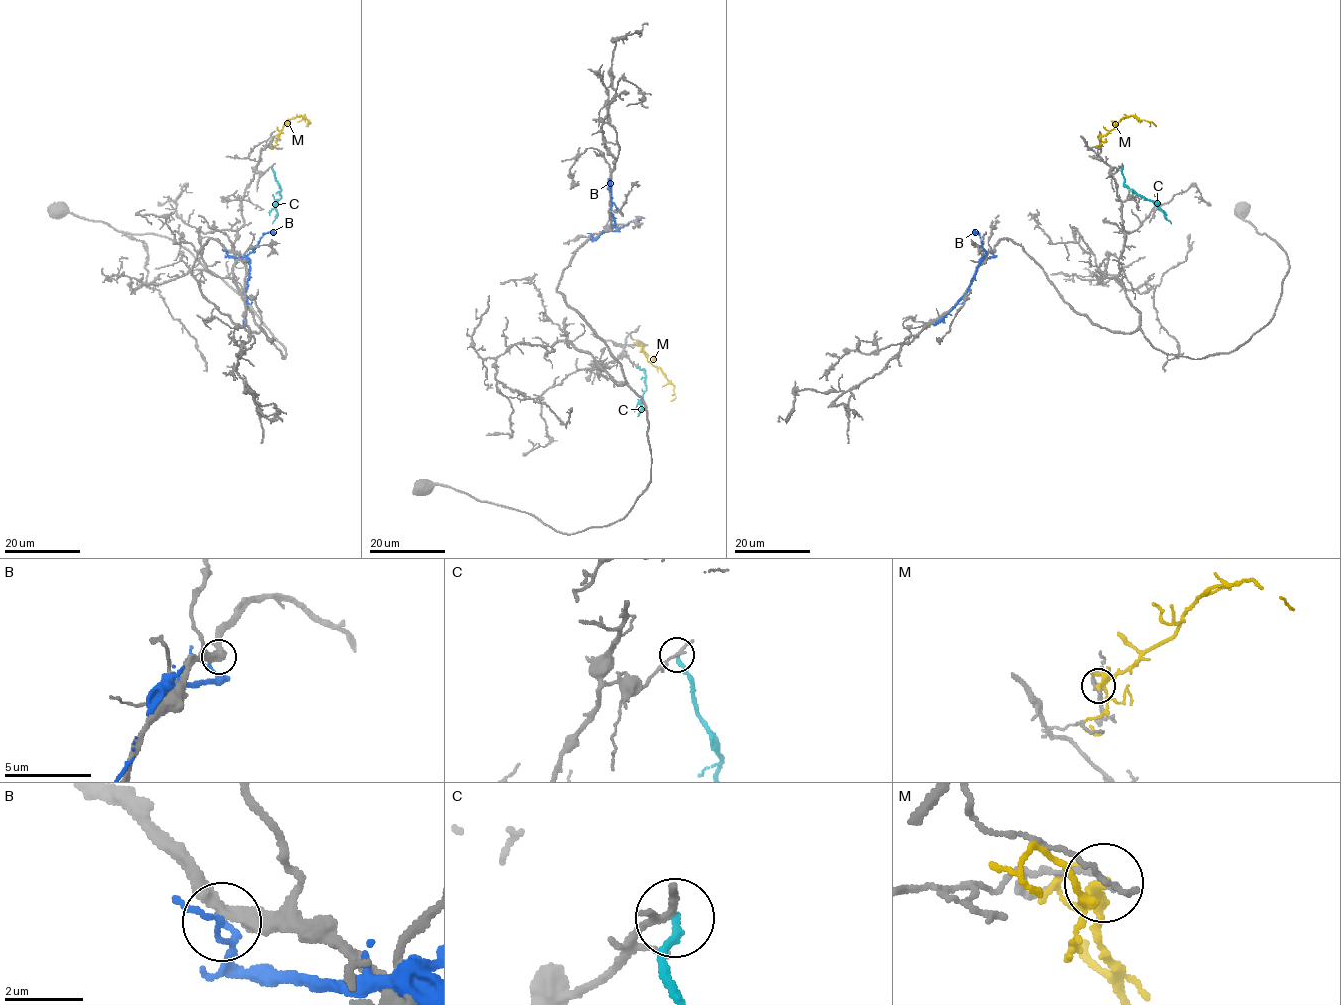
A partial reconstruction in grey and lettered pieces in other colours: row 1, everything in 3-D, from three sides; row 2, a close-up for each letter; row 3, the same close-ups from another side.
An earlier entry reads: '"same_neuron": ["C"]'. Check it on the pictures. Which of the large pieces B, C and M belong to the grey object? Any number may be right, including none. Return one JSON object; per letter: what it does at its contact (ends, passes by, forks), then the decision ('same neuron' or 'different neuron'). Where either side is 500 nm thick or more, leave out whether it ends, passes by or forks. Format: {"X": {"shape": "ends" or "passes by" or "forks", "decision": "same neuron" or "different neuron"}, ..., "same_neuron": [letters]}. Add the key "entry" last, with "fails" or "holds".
{"B": {"shape": "passes by", "decision": "different neuron"}, "C": {"shape": "ends", "decision": "different neuron"}, "M": {"shape": "forks", "decision": "different neuron"}, "same_neuron": [], "entry": "fails"}

